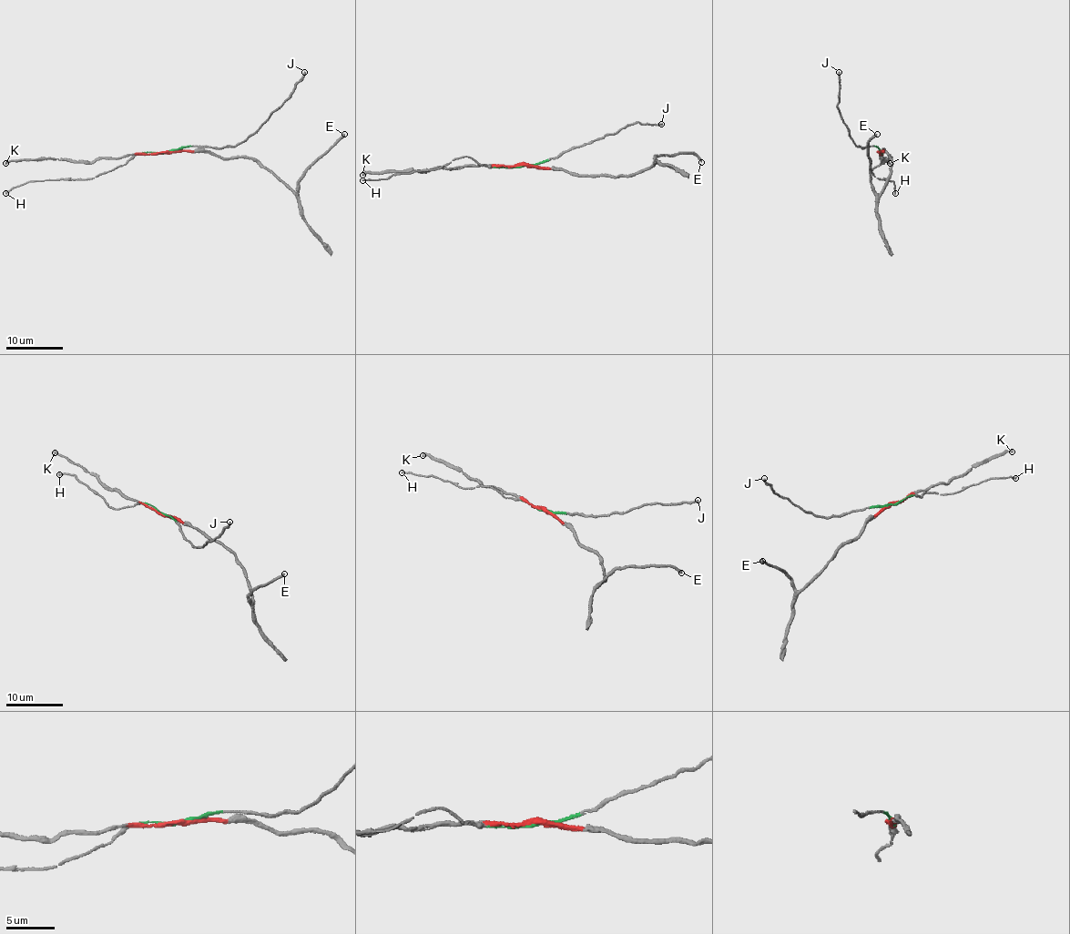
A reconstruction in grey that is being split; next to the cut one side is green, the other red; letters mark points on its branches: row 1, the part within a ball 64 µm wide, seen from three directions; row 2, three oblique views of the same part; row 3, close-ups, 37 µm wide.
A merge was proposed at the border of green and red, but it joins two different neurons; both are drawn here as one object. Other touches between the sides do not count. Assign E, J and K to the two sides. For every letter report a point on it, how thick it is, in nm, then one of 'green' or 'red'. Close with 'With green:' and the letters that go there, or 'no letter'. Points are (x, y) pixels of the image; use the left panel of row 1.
E: place (344, 134); calibre 320 nm; red
J: place (304, 72); calibre 280 nm; green
K: place (5, 163); calibre 340 nm; red
With green: J

